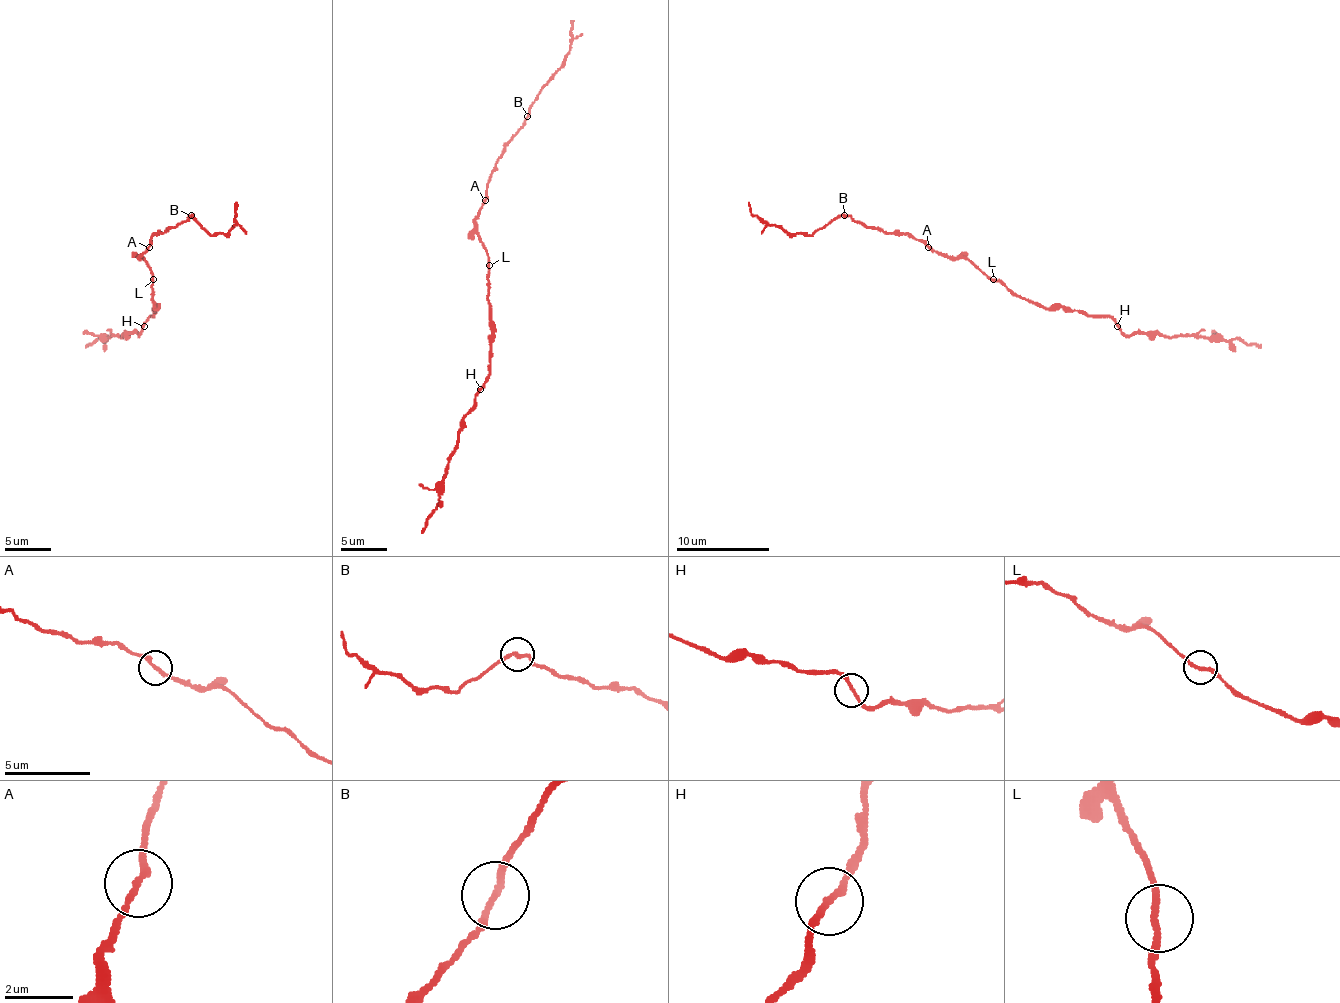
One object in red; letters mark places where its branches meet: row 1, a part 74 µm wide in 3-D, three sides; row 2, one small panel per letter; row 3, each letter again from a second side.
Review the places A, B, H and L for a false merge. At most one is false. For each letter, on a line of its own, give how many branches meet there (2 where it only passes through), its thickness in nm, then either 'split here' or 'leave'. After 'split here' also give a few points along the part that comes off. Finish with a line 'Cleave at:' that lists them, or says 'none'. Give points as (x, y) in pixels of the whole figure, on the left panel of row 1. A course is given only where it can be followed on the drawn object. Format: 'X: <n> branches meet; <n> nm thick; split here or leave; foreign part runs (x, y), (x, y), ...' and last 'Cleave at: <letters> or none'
A: 2 branches meet; 200 nm thick; leave
B: 2 branches meet; 190 nm thick; leave
H: 2 branches meet; 170 nm thick; leave
L: 2 branches meet; 180 nm thick; leave
Cleave at: none

